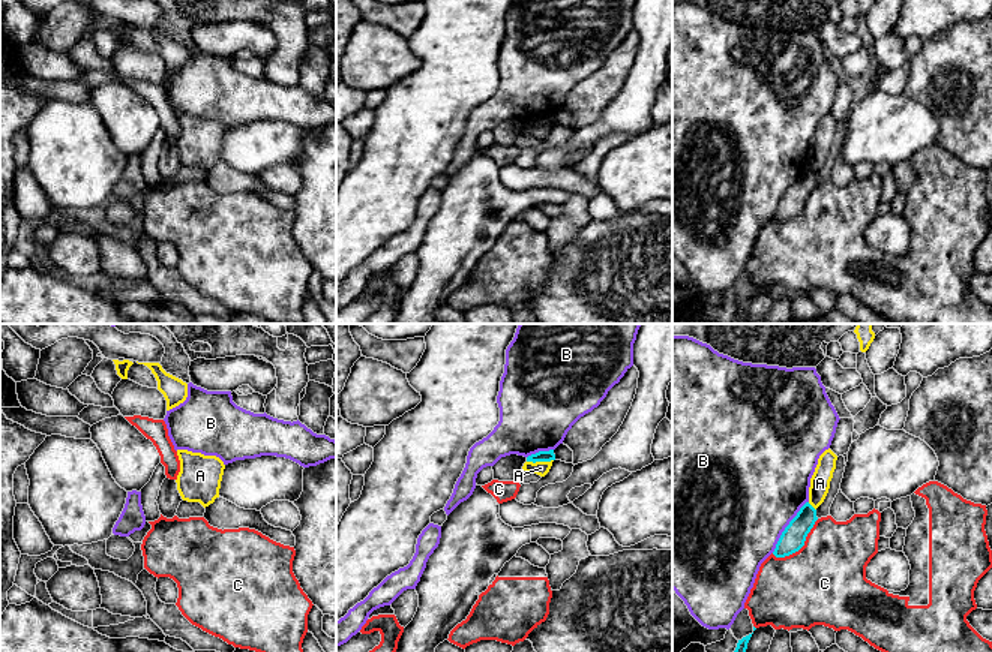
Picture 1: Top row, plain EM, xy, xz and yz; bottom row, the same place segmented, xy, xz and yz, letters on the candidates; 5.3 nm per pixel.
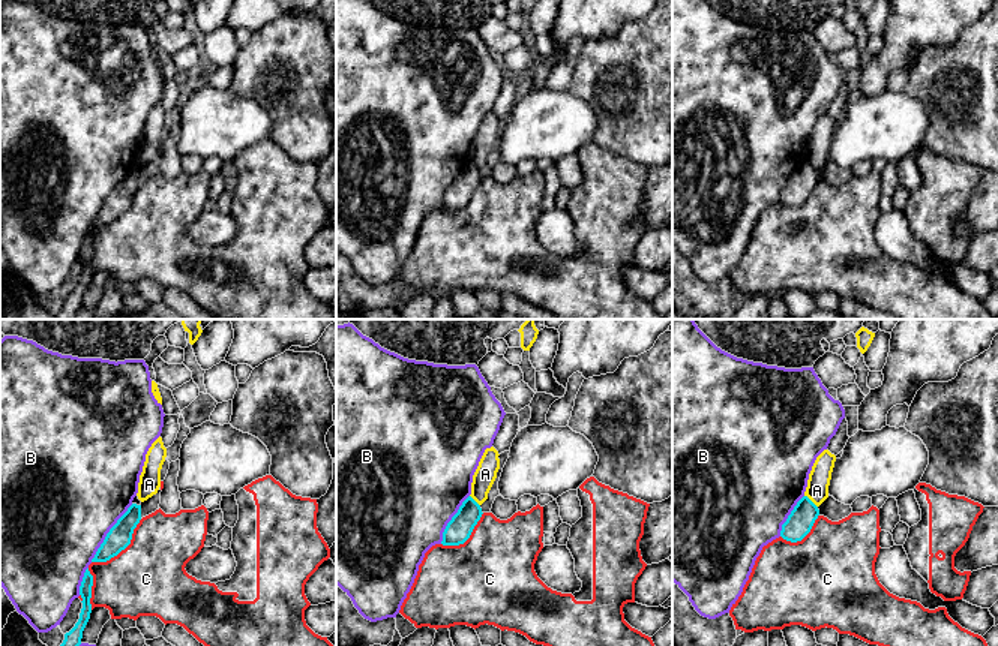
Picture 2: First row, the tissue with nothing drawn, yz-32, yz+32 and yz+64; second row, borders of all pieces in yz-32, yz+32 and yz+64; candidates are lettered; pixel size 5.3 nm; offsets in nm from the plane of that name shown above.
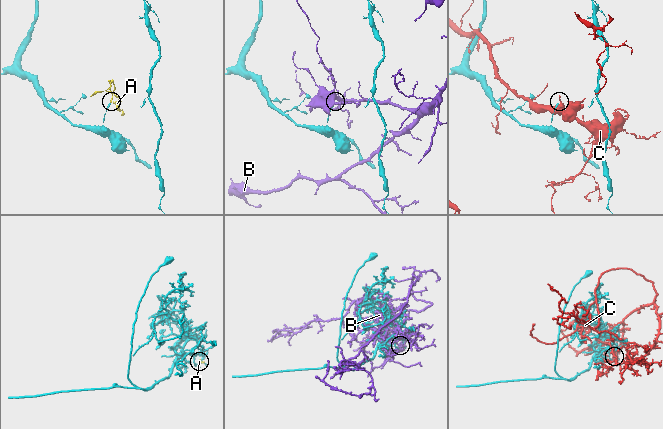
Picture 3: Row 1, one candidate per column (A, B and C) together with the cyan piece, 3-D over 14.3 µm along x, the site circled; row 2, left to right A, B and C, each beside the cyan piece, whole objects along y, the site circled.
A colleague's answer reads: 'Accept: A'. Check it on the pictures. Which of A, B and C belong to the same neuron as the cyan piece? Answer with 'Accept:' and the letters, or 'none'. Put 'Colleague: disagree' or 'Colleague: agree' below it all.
Accept: none
Colleague: disagree

